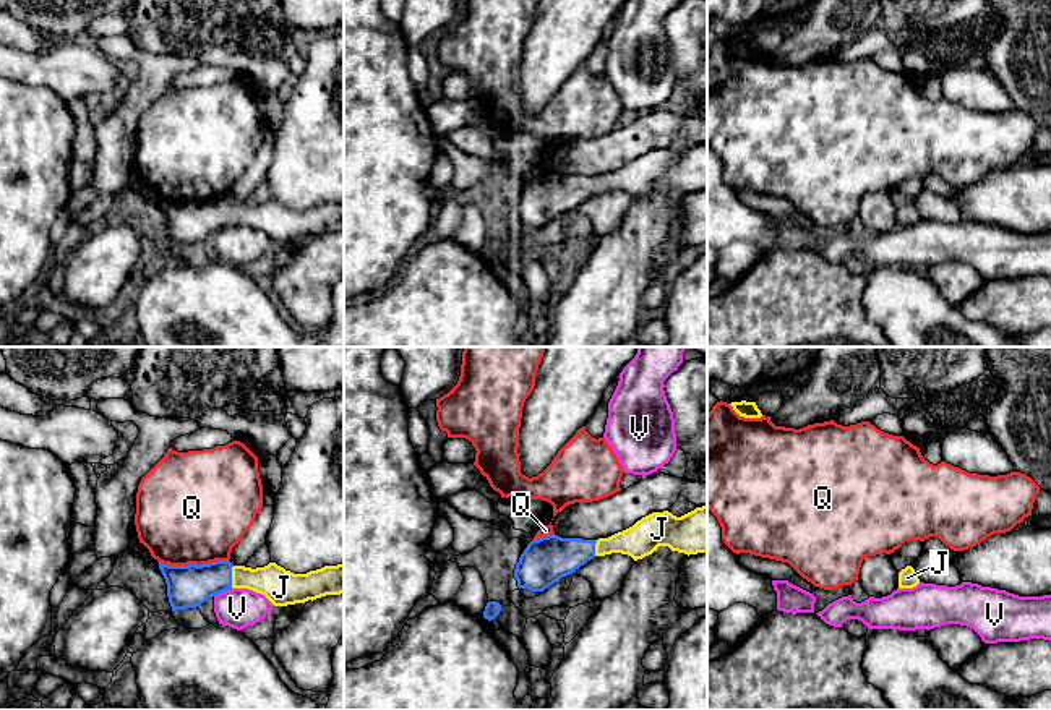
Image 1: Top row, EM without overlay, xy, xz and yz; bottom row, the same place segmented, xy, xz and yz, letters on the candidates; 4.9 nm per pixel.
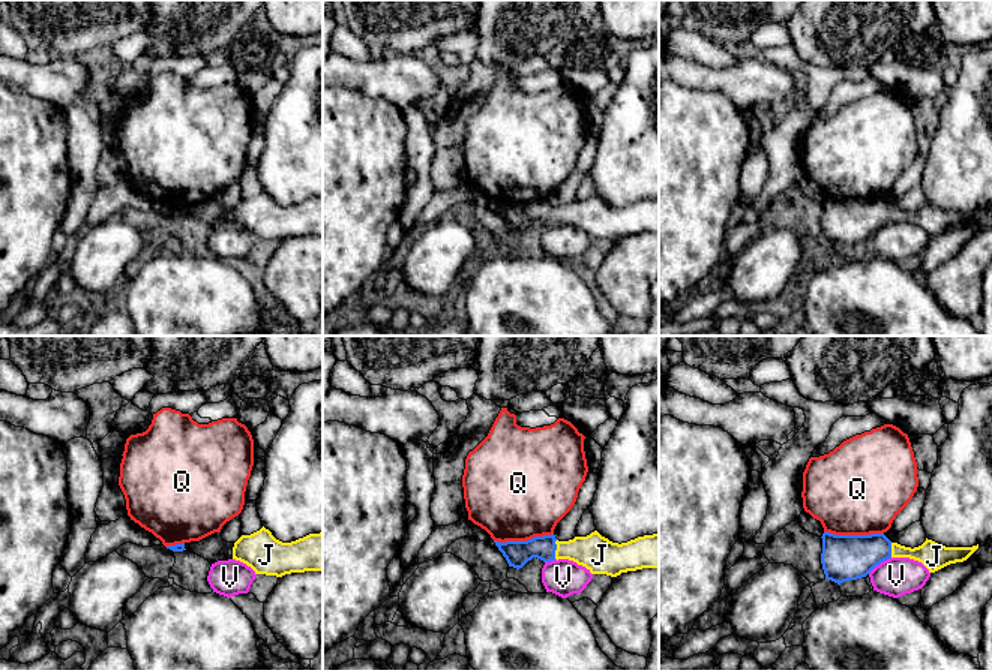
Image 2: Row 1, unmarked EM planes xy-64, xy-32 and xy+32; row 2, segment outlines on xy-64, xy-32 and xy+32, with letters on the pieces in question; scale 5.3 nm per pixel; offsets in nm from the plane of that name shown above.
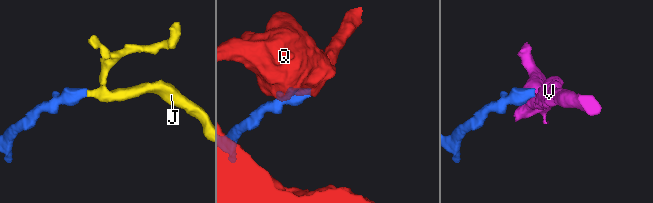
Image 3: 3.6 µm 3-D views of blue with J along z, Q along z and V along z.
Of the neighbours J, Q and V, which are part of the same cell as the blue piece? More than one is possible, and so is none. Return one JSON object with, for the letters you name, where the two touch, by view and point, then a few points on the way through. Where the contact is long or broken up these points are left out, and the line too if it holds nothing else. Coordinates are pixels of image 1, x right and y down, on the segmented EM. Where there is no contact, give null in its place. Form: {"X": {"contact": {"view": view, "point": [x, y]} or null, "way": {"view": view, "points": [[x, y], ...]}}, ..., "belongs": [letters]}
{"J": {"contact": {"view": "xy", "point": [231, 577]}}, "belongs": ["J"]}

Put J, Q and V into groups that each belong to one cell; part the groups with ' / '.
J / Q / V

